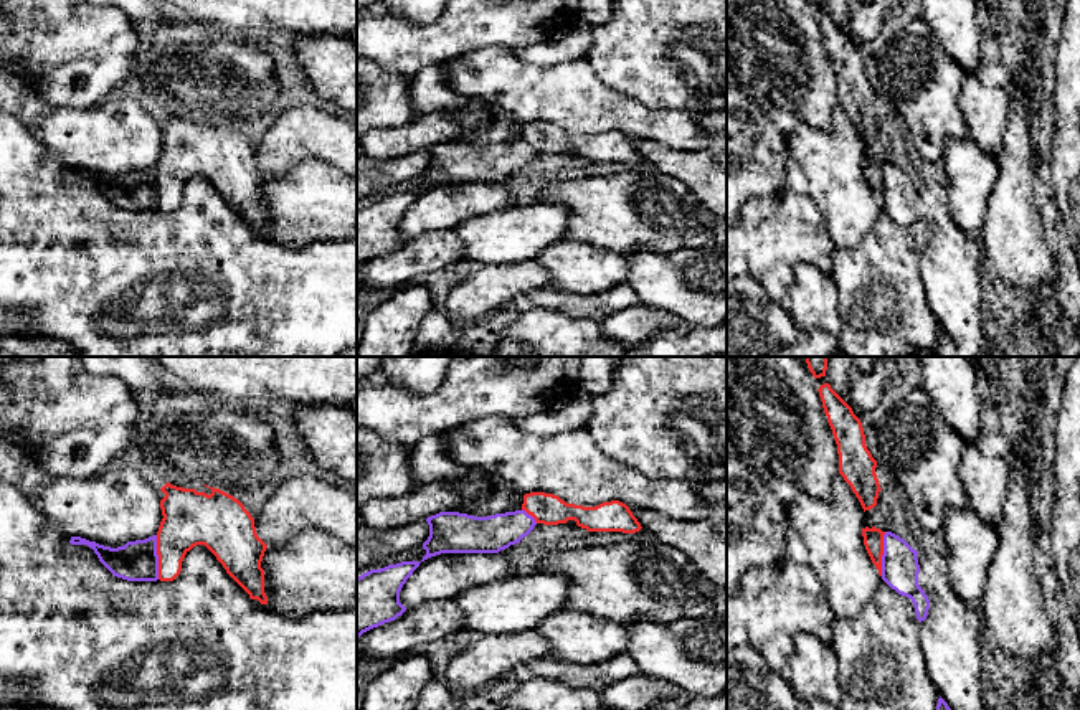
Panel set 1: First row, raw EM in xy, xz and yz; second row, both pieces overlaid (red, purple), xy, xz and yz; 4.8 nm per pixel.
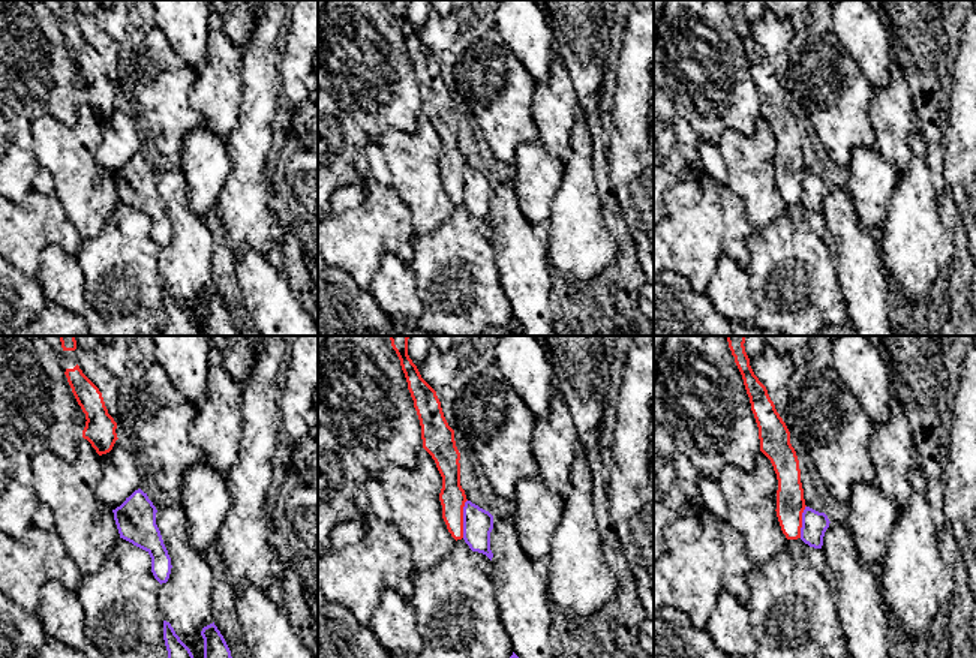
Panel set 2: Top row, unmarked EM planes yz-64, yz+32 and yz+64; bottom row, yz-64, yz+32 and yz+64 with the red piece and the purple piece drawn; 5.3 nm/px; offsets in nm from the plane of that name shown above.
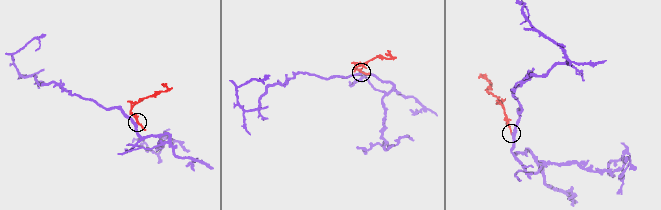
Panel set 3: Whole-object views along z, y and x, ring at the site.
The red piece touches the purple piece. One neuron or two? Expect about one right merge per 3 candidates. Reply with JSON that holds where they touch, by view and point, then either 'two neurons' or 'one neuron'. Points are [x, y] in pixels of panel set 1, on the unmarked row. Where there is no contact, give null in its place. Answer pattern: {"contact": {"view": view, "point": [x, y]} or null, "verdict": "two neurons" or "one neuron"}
{"contact": {"view": "xy", "point": [159, 187]}, "verdict": "two neurons"}

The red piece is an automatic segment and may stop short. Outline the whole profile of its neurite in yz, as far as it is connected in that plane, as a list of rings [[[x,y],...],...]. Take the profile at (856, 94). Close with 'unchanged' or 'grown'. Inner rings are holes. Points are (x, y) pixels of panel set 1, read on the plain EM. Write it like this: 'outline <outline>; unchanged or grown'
outline [[[829,13],[821,15],[817,21],[837,74],[839,104],[850,116],[864,142],[870,140],[877,135],[882,119],[875,104],[877,91],[865,76],[862,53]]]; unchanged

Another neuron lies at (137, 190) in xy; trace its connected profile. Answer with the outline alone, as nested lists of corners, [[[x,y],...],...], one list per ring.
[[[157,165],[127,172],[117,178],[104,177],[81,167],[71,167],[69,173],[92,178],[99,192],[117,208],[127,211],[159,210]]]

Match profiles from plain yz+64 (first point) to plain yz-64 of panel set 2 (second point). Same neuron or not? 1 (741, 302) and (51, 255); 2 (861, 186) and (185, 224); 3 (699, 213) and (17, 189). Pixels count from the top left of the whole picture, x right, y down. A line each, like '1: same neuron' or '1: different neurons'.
1: same neuron
2: different neurons
3: different neurons

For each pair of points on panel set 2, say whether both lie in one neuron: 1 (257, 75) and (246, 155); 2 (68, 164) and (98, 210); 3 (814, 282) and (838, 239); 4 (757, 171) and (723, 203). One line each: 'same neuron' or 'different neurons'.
1: same neuron
2: same neuron
3: different neurons
4: different neurons

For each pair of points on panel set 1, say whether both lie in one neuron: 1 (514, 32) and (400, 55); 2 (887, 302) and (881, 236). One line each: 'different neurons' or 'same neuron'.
1: same neuron
2: same neuron

